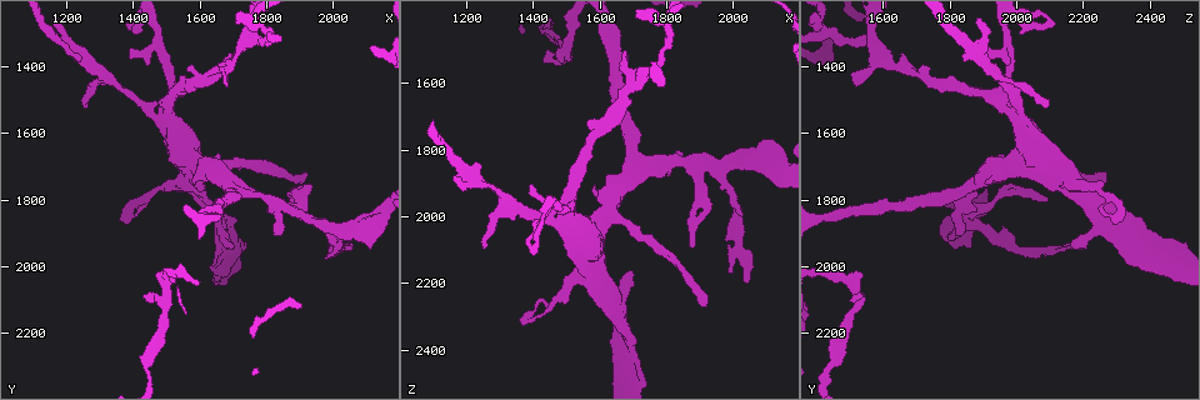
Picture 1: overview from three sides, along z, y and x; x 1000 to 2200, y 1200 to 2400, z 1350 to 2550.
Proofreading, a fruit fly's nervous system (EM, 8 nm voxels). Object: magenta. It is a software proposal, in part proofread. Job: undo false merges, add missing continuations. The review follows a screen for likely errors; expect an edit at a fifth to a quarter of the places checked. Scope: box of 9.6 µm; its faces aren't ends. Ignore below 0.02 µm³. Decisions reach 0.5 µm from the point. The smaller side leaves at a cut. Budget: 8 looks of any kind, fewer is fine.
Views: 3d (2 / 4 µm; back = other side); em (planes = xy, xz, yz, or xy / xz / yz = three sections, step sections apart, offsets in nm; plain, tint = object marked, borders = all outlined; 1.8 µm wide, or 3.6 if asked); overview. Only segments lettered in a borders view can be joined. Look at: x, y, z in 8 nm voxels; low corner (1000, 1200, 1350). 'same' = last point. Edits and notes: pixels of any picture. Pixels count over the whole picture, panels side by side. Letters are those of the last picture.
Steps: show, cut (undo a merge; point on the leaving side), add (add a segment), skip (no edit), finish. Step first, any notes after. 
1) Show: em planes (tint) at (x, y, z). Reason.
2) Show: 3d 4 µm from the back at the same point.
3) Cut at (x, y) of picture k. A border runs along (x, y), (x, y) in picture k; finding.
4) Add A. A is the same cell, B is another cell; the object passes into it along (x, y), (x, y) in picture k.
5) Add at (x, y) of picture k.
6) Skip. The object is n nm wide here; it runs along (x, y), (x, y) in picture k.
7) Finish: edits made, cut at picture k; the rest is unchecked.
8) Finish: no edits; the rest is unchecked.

Show: em xy step 4 (borders) at (1810, 1300, 1440). Sharp bend.

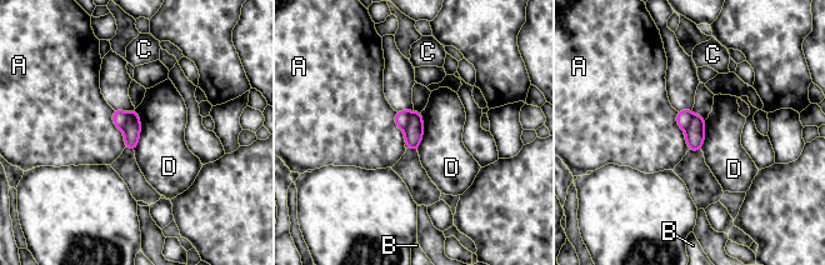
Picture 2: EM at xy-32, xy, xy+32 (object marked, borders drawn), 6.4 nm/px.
Cut at (401, 118) of picture 2. The object is 150 nm wide here; A, B, C and D are other cells; a border runs along (411, 111), (404, 130) in picture 2; two neurons meet here.

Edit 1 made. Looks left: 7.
Show: 3d 2 µm at (1680, 1390, 1620). Branch point.

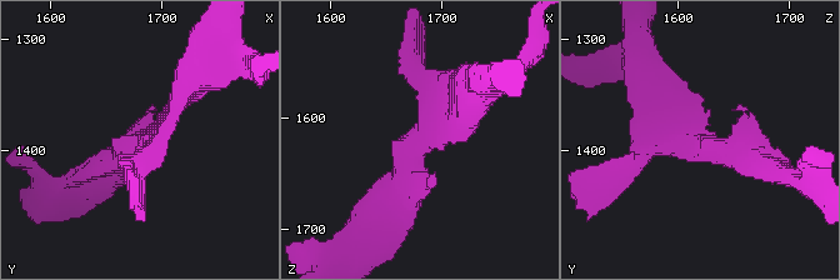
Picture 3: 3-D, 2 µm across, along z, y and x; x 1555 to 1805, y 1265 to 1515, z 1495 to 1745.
Show: em planes (tint) at (1680, 1390, 1630).

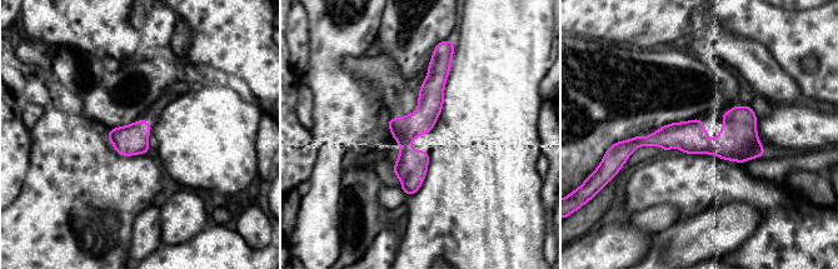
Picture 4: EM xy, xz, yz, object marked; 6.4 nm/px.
Show: em planes (borders) at the same point. See the neighbours.

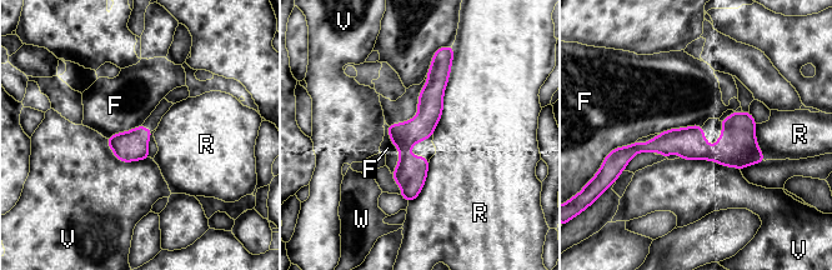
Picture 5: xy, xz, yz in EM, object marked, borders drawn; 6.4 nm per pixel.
Skip. F, R, V and W are other cells; it runs along (439, 64), (406, 139), (409, 198) in picture 5; continuous, no second neuron.

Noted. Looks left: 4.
Show: em planes (tint) at (1500, 2090, 1520). Sharp bend.

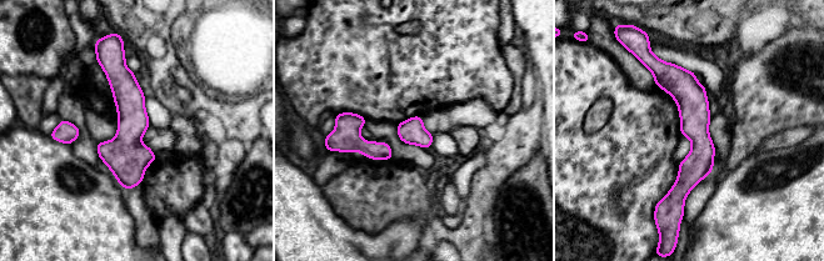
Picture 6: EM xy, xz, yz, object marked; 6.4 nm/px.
Show: em planes (borders) at the same point. See the neighbours.

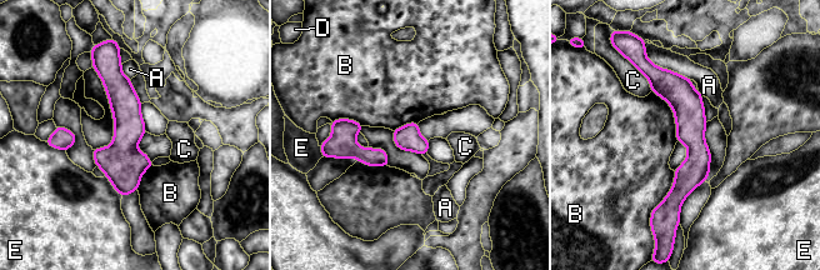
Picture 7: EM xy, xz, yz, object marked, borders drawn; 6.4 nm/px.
Skip. A, B, C, D and E are other cells; it runs along (656, 70), (694, 139), (676, 210) in picture 7; continuous, no second neuron.

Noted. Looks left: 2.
Finish: edits made, cut at picture 2; the rest is unchecked.

